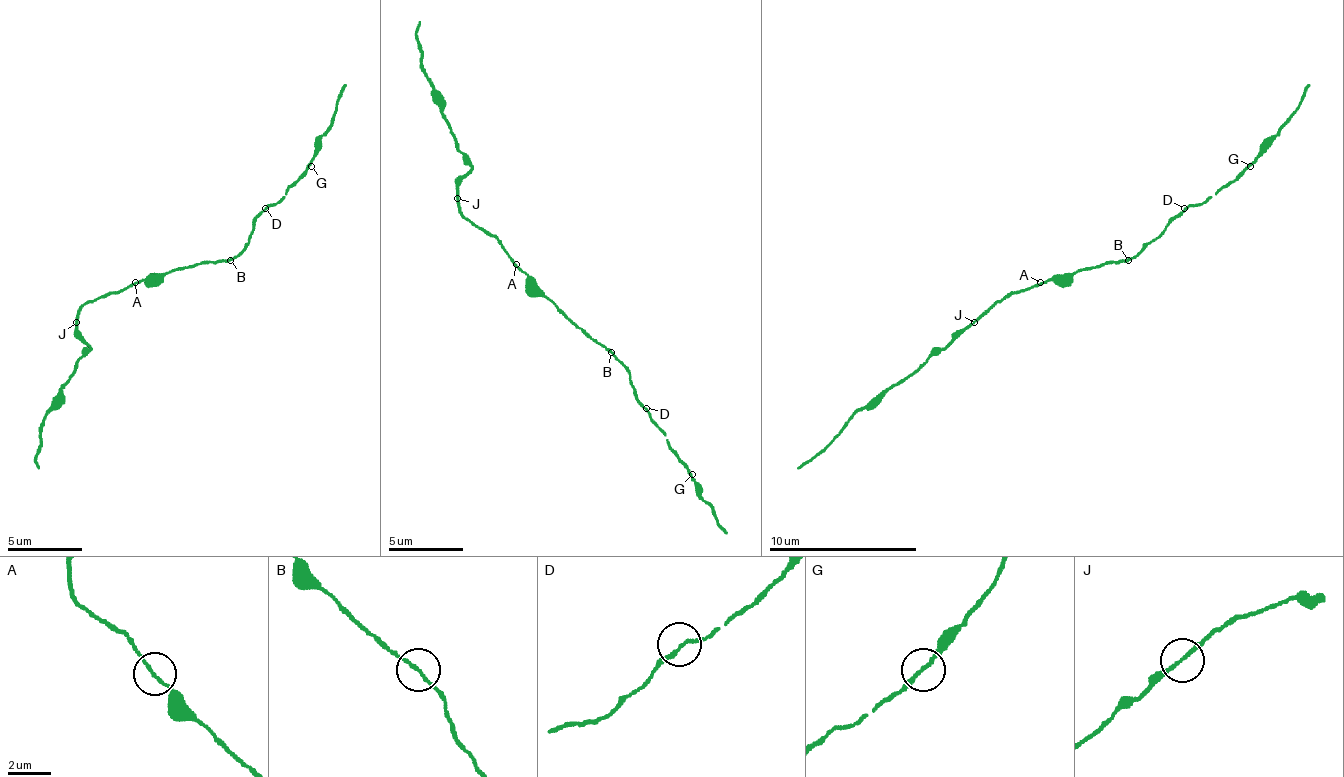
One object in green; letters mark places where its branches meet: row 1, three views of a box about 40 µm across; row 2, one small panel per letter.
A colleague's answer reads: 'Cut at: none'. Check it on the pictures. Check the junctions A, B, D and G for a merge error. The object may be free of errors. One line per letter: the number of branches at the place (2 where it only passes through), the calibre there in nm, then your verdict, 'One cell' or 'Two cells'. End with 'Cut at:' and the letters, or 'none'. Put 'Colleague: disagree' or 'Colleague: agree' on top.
Colleague: agree
A: Branches: 2. Thickness 130 nm. One cell
B: Branches: 2. Thickness 130 nm. One cell
D: Branches: 2. Thickness 130 nm. One cell
G: Branches: 2. Thickness 160 nm. One cell
Cut at: none

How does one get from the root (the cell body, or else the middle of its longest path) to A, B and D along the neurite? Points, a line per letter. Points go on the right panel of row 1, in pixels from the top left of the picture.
A: (1064, 277), (1041, 281)
B: (1064, 277), (1079, 270), (1090, 270), (1105, 263), (1123, 263), (1127, 259)
D: (1064, 277), (1105, 263), (1127, 263), (1134, 259), (1183, 207)

